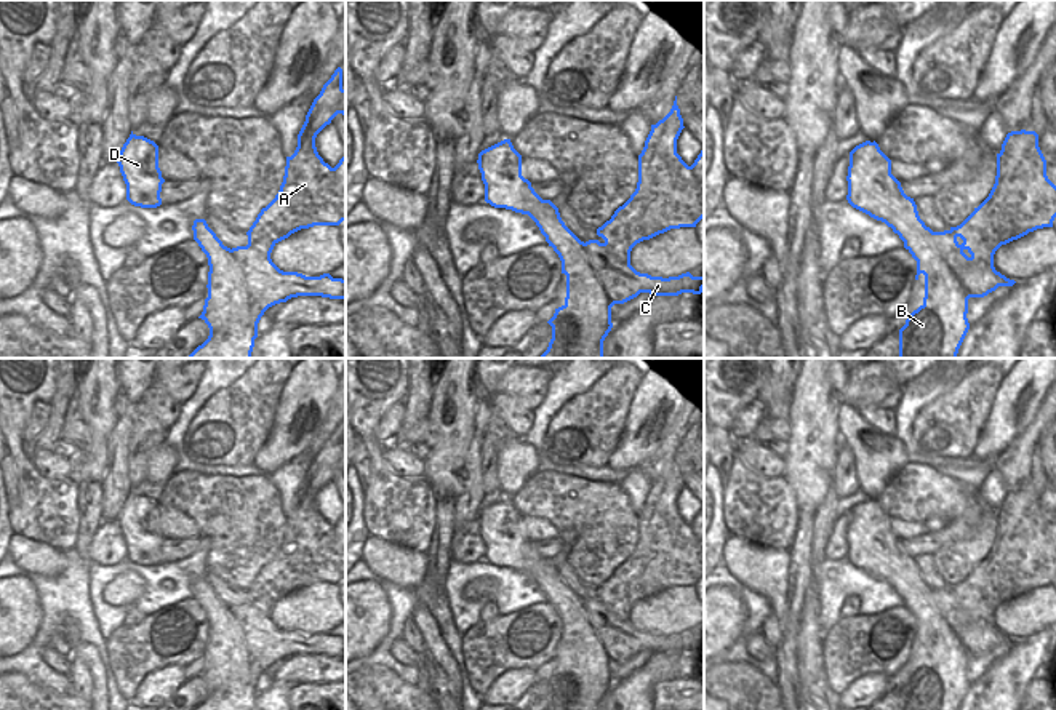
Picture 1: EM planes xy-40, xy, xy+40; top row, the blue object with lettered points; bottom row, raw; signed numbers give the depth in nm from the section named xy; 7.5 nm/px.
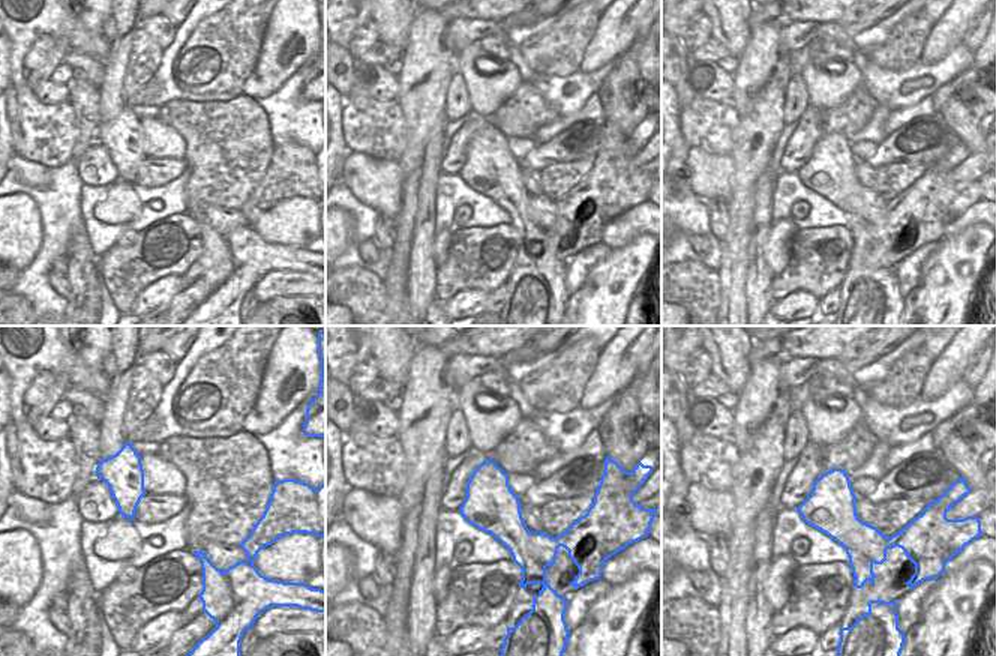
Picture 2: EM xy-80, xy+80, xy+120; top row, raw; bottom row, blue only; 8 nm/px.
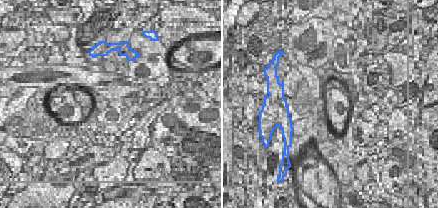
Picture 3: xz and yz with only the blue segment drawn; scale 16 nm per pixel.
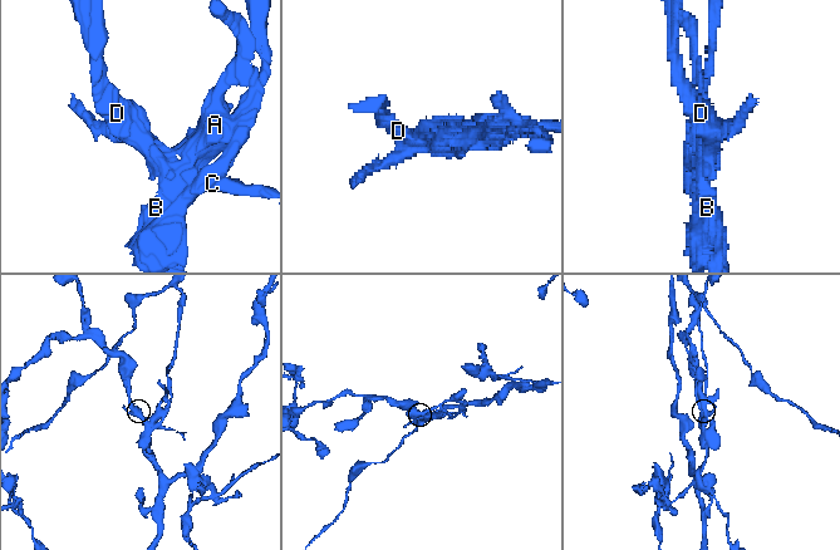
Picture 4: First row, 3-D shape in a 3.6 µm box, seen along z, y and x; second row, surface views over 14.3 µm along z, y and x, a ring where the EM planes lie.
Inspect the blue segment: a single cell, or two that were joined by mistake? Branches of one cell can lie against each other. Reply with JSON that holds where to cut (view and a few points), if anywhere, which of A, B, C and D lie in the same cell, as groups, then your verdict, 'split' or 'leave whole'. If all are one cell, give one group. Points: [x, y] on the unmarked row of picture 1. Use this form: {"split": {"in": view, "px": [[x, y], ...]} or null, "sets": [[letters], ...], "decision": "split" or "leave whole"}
{"split": {"in": "xy+40", "px": [[949, 589], [944, 597], [943, 616], [970, 654]]}, "sets": [["A", "C"], ["B", "D"]], "decision": "split"}

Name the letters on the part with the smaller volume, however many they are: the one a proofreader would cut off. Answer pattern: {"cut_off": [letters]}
{"cut_off": ["A", "C"]}

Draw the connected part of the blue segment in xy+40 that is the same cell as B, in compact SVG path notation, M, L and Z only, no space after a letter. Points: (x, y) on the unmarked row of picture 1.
M866 499L850 510L846 539L848 561L891 585L917 619L915 638L918 638L920 632L925 633L923 662L907 675L906 683L899 688L899 710L958 710L970 688L966 676L970 654L942 616L944 596L950 588L933 590L925 584L914 556L904 552L901 540L891 532L891 518L875 499Z

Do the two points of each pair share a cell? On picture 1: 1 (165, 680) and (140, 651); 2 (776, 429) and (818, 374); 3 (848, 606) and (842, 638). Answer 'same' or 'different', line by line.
1: different
2: different
3: different

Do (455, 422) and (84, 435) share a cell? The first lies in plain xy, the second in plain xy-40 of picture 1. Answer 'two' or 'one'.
two

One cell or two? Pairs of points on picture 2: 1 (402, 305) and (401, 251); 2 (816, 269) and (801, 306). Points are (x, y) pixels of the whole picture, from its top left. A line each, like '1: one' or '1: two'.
1: one
2: two

